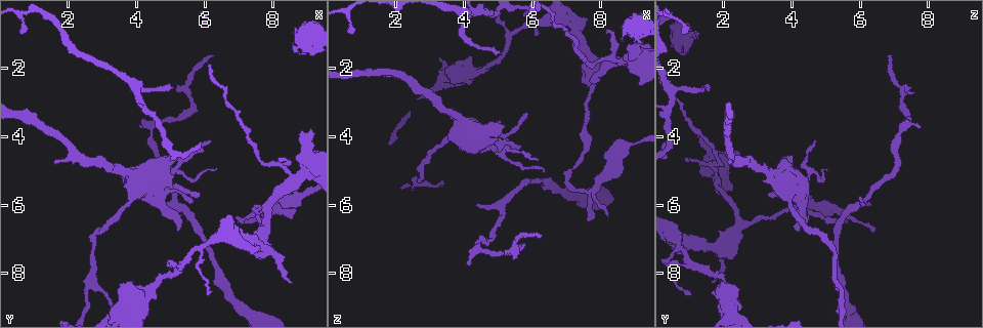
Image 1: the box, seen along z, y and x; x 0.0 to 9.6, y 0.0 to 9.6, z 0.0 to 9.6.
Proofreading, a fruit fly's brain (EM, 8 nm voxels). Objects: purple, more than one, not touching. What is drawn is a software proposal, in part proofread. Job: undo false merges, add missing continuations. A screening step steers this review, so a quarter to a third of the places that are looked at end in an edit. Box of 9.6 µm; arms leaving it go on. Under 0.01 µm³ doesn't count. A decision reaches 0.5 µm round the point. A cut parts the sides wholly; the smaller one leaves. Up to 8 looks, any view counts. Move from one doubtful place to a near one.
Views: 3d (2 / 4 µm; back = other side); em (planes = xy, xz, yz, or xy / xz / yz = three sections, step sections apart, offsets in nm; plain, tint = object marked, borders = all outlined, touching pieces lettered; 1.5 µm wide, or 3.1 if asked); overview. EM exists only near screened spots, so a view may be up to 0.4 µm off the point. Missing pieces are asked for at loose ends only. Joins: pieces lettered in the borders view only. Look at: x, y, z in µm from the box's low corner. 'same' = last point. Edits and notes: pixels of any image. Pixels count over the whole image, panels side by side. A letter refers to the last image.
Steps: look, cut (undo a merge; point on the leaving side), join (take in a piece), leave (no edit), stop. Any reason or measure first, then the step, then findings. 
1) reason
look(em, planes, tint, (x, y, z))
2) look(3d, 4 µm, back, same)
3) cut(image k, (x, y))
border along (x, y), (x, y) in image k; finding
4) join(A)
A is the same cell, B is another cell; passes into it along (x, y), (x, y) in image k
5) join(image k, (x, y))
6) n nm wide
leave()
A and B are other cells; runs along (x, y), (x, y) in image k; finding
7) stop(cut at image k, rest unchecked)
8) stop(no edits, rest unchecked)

look(em, planes, borders, (6.10, 8.65, 1.00))

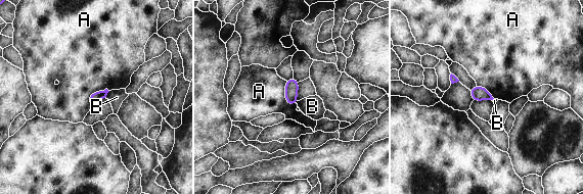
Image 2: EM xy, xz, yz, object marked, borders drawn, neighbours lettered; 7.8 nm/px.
90 nm wide
leave()
A and B are other cells; border along (108, 90), (94, 91), (88, 103) in image 2; none of them fits

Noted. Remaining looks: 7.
stops while still wide
look(em, xz, step 8, borders, (3.55, 8.35, 2.30))

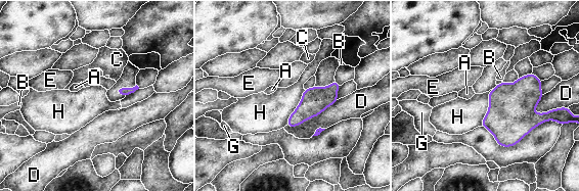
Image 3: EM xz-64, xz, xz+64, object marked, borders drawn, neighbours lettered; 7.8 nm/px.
another direction
look(em, planes, borders, same)

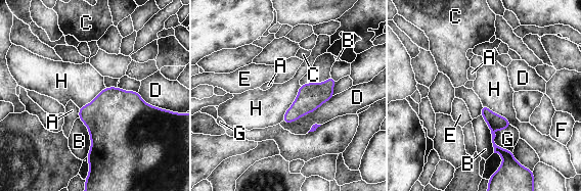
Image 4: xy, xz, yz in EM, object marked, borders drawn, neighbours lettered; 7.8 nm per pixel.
leave()
A, B, C, D, E, F, G and H are other cells; runs along (483, 108), (494, 145), (510, 153) in image 4; none of them fits

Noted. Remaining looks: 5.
an open end
look(3d, 2 µm, (9.05, 3.75, 1.25))

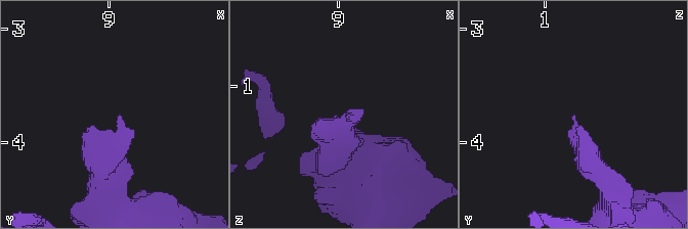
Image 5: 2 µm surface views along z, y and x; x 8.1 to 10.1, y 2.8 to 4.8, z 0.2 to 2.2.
look(em, xy, step 8, borders, (9.08, 3.78, 1.26))

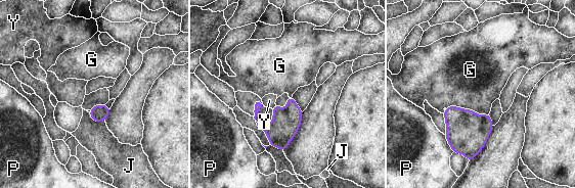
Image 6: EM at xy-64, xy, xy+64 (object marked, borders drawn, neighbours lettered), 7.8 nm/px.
another direction
look(em, planes, borders, same)

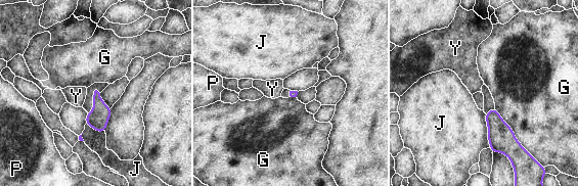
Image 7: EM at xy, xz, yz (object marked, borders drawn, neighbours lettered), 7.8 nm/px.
leave()
G, J, P and Y are other cells; border along (494, 107), (527, 150) in image 7; none of them fits

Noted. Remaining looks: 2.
stop(no edits, rest unchecked)

